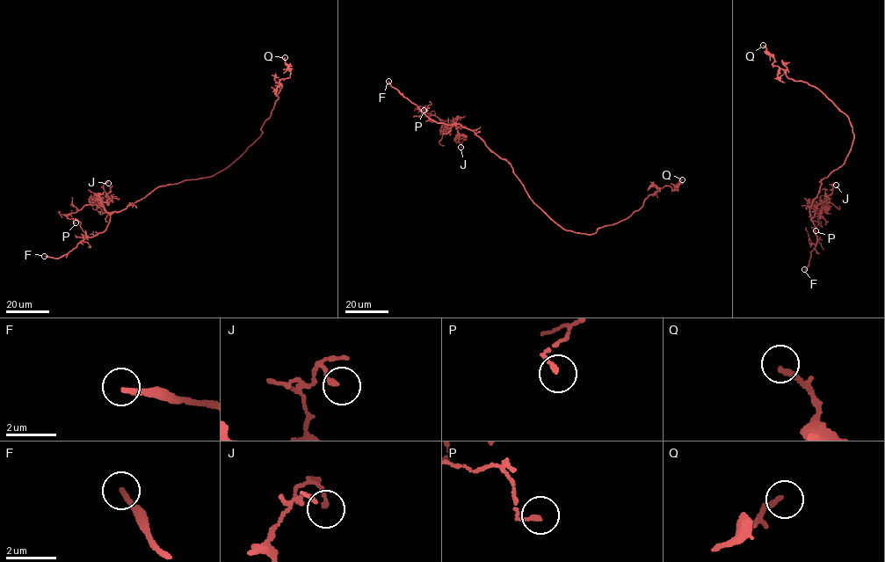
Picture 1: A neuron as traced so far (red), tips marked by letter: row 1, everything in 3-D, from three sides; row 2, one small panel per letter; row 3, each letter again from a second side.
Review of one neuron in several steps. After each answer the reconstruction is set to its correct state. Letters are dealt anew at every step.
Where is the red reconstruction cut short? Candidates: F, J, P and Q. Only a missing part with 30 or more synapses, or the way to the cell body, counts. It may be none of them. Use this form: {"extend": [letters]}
{"extend": ["F"]}

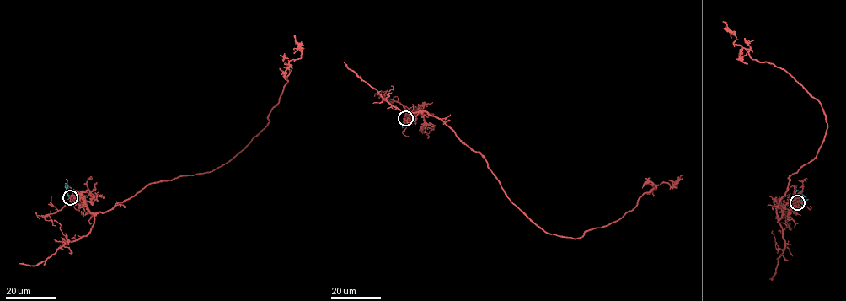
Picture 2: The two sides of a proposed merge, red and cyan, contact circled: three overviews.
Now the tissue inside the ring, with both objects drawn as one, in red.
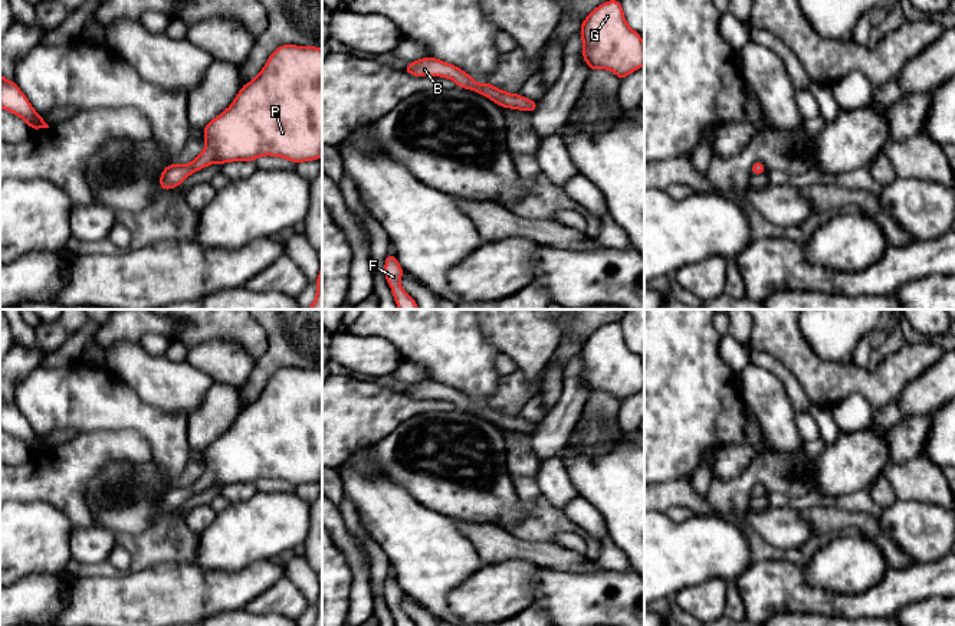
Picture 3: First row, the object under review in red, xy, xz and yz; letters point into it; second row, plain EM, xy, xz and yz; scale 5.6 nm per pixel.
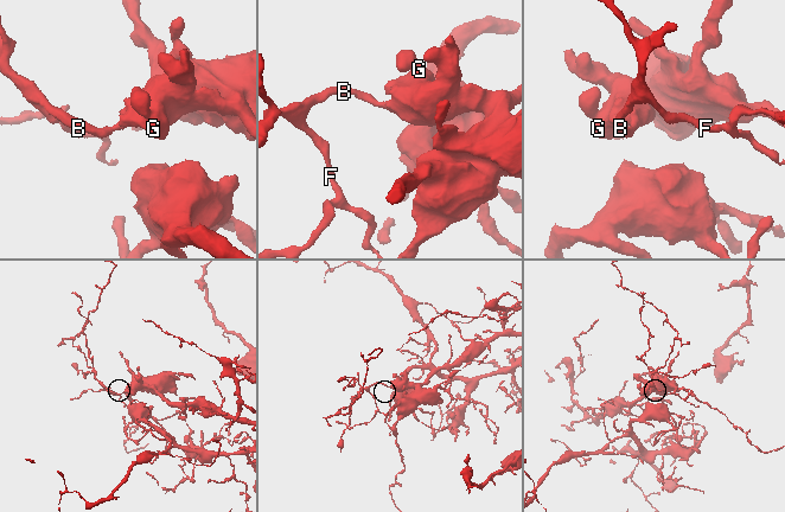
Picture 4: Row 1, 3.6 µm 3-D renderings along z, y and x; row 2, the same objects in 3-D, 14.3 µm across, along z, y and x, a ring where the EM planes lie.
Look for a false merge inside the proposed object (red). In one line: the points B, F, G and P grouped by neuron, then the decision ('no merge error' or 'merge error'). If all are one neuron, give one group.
B F G P; no merge error

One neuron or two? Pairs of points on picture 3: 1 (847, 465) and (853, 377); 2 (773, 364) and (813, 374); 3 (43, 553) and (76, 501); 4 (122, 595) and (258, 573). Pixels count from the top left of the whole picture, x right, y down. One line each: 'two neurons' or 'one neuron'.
1: two neurons
2: two neurons
3: two neurons
4: one neuron

